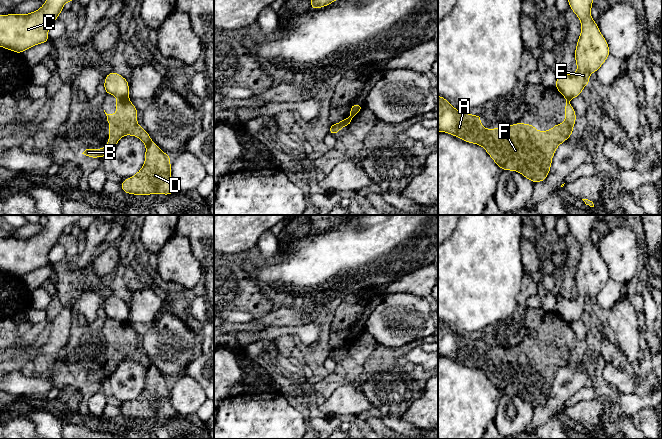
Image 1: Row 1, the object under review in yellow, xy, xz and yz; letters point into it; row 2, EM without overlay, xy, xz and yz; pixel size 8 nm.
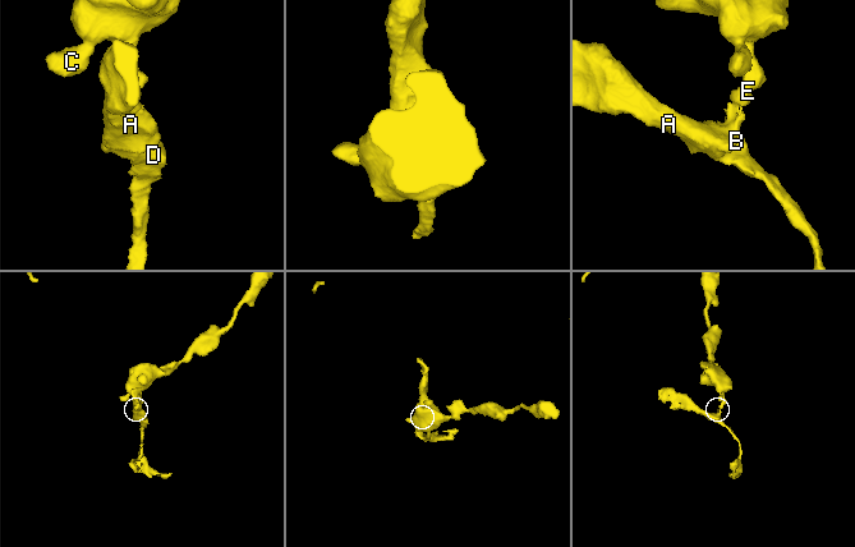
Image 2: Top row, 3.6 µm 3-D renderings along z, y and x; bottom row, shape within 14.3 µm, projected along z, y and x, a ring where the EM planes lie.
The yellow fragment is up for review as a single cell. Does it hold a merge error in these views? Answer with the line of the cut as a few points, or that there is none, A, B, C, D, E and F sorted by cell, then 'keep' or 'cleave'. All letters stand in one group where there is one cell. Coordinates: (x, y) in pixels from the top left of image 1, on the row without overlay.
cut xy (117, 320), (128, 322); groups A B D F / C E; cleave

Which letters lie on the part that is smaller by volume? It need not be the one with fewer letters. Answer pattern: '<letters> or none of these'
A, B, D, F

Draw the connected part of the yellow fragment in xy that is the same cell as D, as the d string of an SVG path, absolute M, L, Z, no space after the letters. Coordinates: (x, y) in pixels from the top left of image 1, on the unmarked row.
M117 321L116 338L106 338L109 352L109 365L103 373L86 373L82 378L90 382L110 378L118 365L125 359L138 361L146 370L143 391L134 400L121 406L121 414L133 419L170 419L177 414L171 405L171 381L164 377L151 364L147 355L137 347L138 333L129 322Z

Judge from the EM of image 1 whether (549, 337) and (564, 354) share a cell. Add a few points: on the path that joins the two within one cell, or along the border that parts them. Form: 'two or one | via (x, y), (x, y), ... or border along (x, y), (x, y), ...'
one | via (553, 341), (560, 350)

